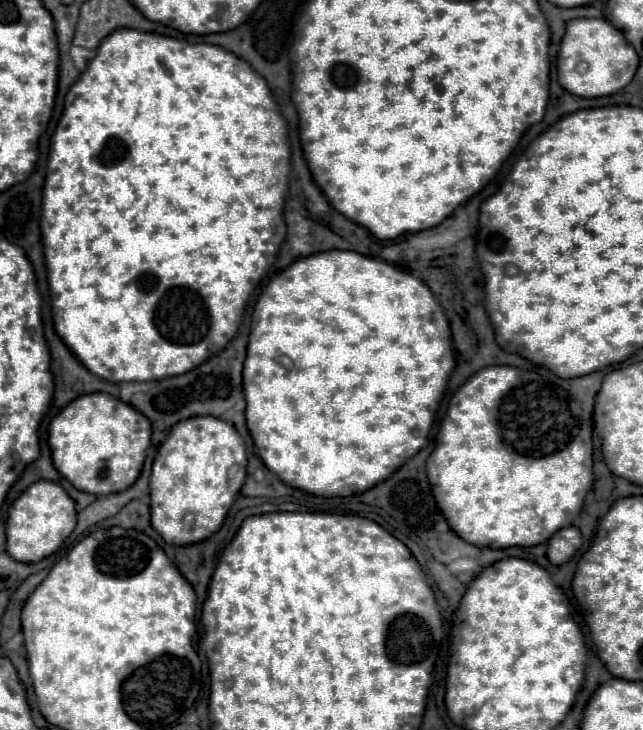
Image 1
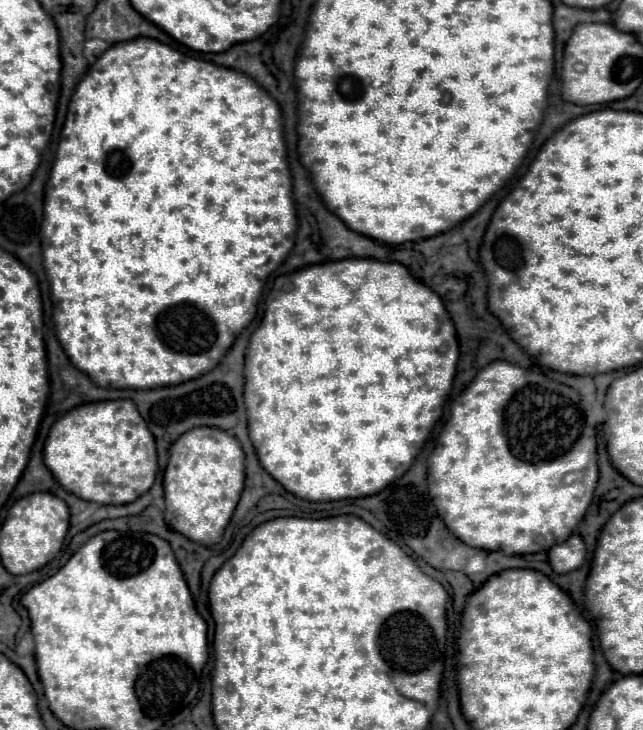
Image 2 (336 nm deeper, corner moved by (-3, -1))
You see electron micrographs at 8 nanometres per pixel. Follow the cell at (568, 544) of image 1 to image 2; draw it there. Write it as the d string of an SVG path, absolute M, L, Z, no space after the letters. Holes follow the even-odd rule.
M572 534L562 544L556 544L548 552L548 562L556 574L566 574L582 566L586 556L586 546L578 534Z

